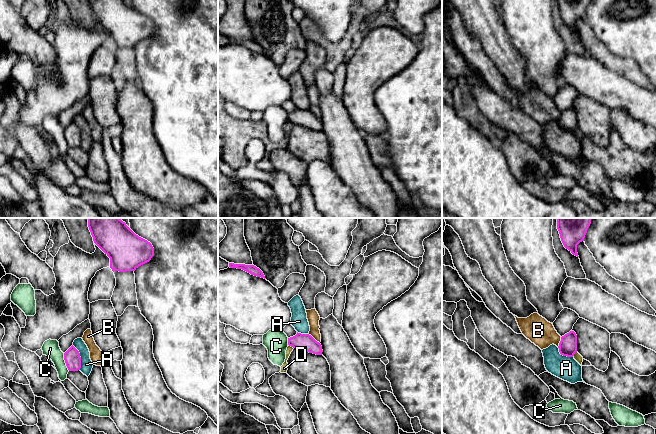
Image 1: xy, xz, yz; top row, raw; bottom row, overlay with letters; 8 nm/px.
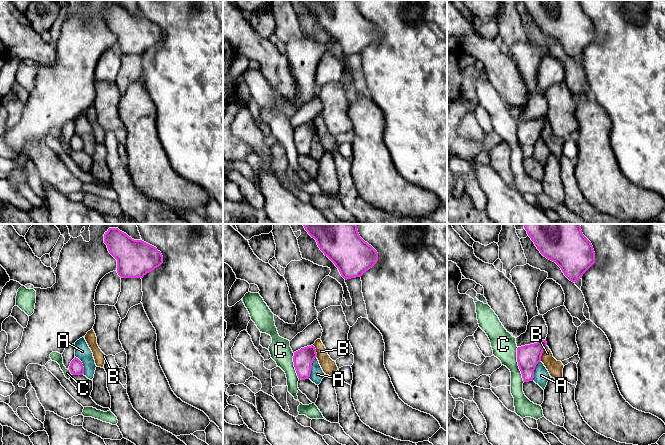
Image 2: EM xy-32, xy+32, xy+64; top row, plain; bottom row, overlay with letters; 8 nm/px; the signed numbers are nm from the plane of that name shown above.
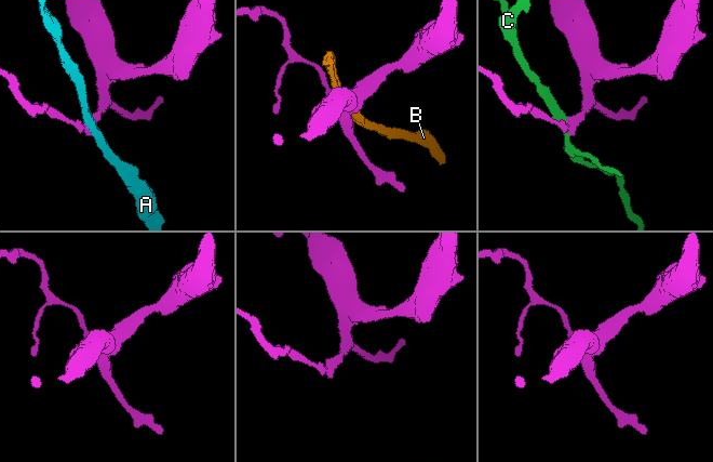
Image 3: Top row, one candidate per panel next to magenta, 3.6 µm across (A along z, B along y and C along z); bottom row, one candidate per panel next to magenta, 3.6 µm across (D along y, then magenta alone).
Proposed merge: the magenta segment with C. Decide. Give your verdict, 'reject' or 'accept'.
reject

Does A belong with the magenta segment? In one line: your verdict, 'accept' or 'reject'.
reject

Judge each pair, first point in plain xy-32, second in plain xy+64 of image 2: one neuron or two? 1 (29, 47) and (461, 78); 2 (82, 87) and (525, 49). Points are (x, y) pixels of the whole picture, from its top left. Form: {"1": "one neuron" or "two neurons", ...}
{"1": "two neurons", "2": "one neuron"}

